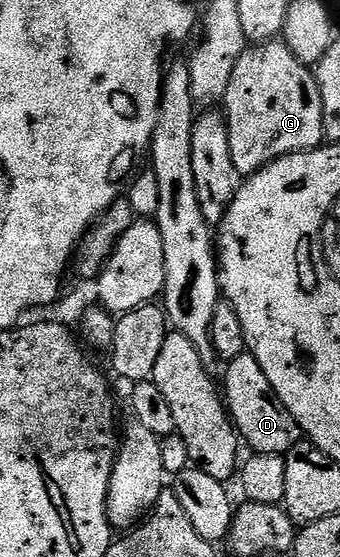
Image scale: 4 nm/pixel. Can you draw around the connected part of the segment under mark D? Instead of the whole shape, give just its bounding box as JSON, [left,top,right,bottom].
[223,352,302,455]

